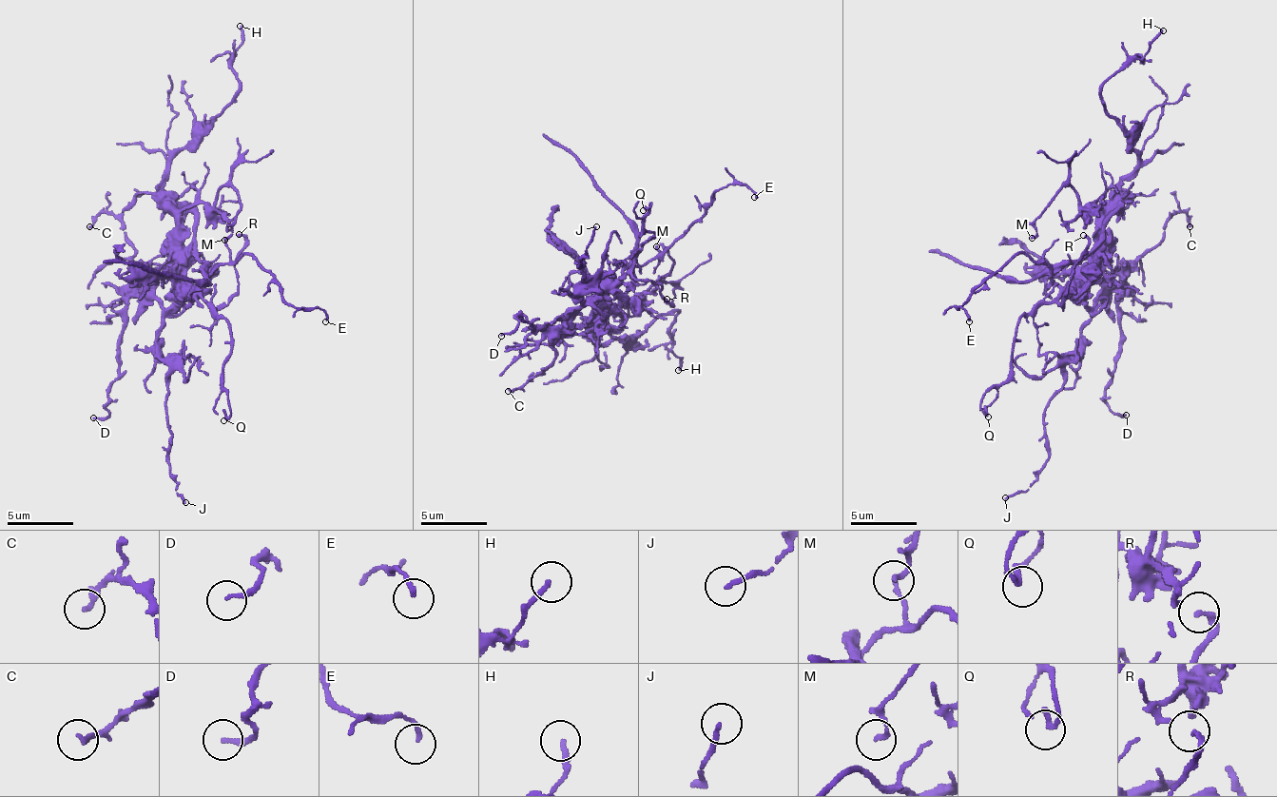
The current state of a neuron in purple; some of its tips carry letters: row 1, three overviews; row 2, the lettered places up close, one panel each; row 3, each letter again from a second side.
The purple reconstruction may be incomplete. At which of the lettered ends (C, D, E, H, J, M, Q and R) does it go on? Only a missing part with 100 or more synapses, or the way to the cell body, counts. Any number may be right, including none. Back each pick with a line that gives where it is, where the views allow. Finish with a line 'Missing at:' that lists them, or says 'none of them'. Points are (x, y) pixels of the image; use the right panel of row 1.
Missing at: none of them

